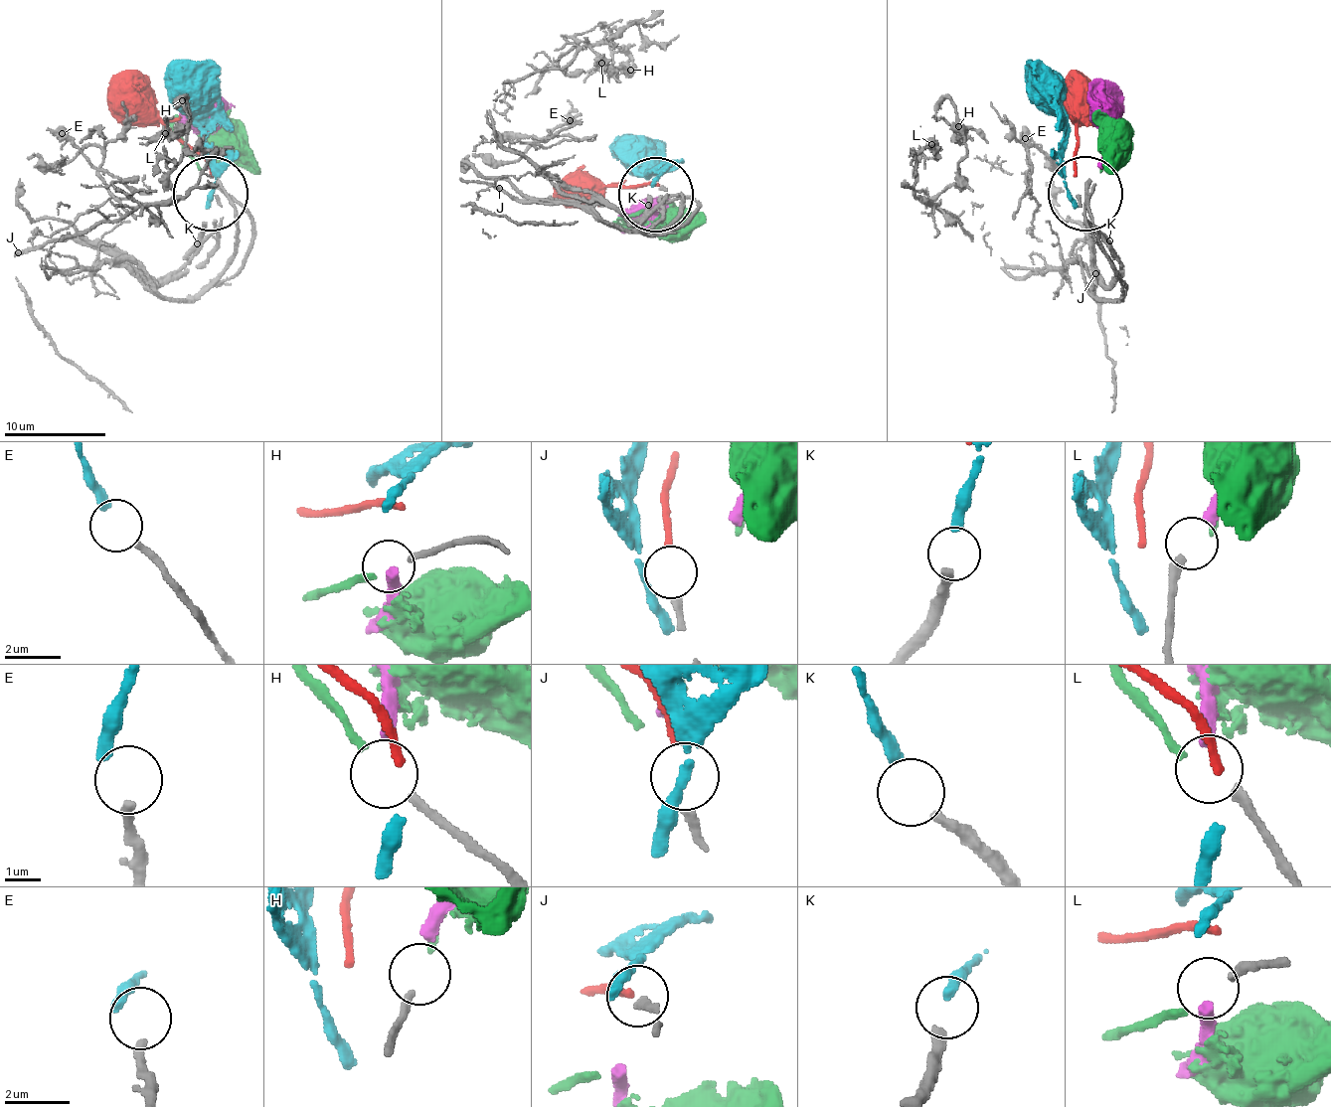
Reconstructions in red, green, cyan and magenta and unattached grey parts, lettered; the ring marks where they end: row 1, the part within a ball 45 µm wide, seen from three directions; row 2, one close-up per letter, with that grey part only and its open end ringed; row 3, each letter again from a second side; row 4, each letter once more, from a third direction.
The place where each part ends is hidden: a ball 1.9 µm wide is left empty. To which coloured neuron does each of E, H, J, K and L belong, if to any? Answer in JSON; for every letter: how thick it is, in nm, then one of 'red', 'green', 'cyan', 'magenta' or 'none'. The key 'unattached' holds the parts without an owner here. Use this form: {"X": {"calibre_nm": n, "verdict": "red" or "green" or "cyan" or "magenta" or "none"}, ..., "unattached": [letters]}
{"E": {"calibre_nm": 280, "verdict": "none"}, "H": {"calibre_nm": 240, "verdict": "green"}, "J": {"calibre_nm": 260, "verdict": "none"}, "K": {"calibre_nm": 320, "verdict": "cyan"}, "L": {"calibre_nm": 320, "verdict": "magenta"}, "unattached": ["E", "J"]}

